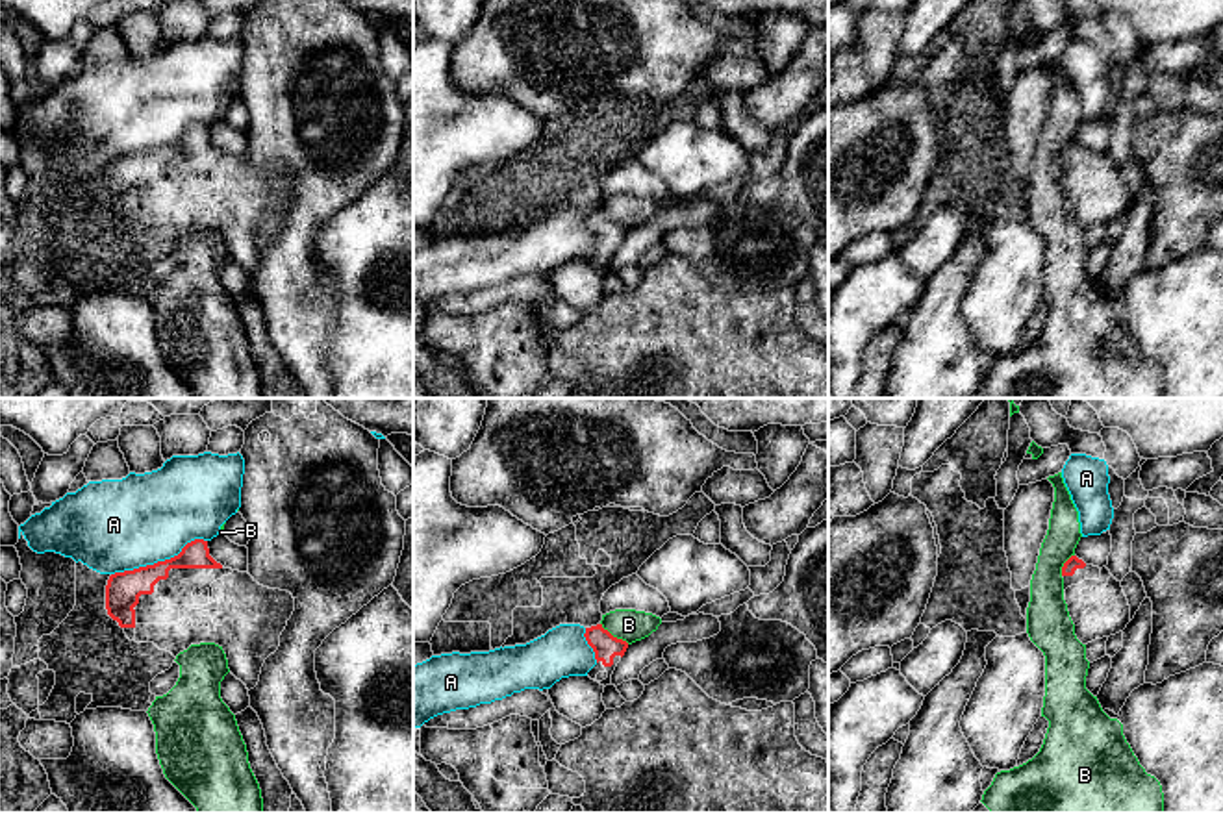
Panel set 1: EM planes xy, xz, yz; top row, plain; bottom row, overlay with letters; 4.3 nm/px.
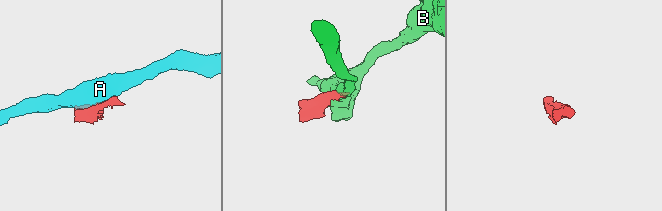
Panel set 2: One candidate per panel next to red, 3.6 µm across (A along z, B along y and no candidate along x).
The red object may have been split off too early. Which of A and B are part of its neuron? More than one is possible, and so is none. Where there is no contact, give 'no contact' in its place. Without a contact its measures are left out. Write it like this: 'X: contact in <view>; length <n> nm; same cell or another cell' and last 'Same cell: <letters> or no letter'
A: contact in xy; length 440 nm; another cell
B: contact in xz; length 160 nm; another cell
Same cell: no letter

